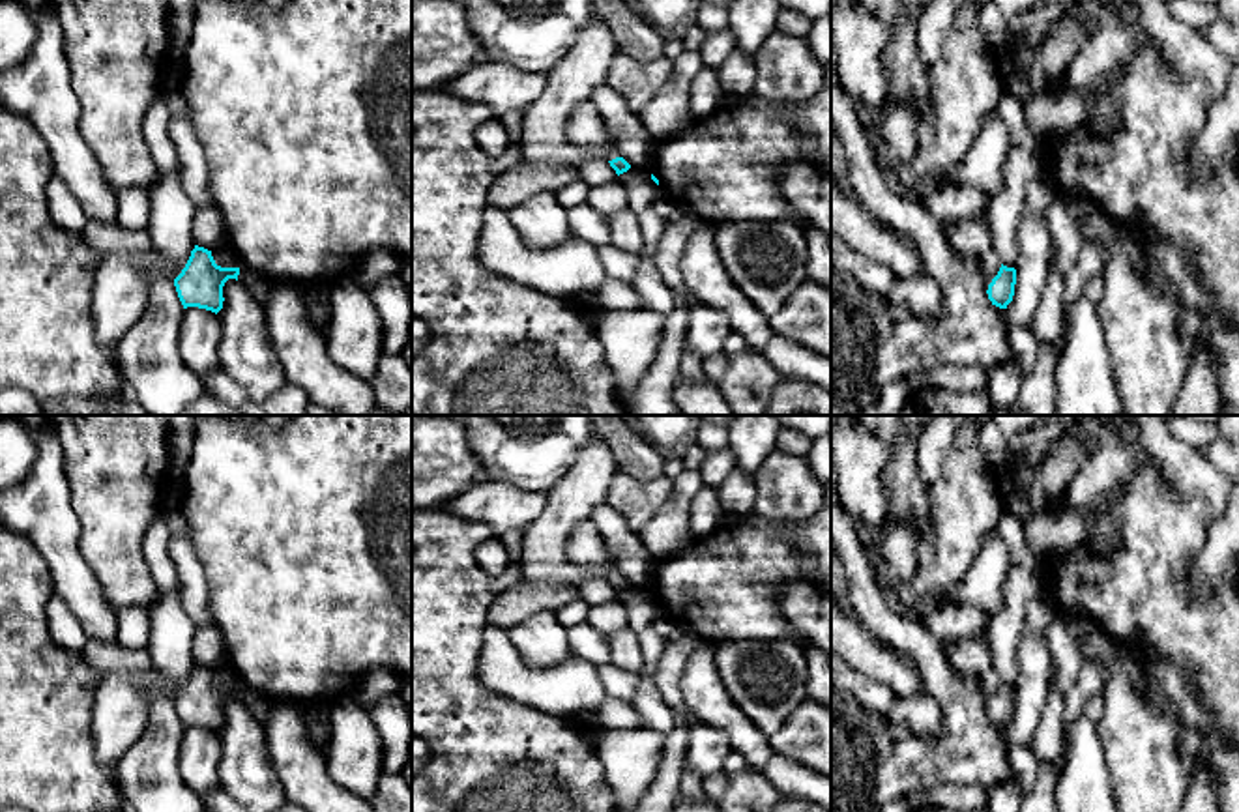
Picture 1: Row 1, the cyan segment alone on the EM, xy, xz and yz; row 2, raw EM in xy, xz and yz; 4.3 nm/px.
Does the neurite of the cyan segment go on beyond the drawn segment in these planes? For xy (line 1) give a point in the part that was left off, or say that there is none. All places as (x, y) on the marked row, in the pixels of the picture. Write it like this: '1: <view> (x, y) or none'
1: none

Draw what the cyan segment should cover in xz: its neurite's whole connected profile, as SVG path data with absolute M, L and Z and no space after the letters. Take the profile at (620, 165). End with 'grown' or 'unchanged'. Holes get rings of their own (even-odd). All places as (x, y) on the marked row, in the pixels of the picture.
M586 99L576 107L573 116L567 120L567 137L575 146L603 150L618 176L631 168L631 165L610 146L606 125L597 114L591 99Z; grown

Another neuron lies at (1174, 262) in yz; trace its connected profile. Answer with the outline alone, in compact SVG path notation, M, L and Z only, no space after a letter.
M1172 239L1144 243L1144 251L1179 288L1181 305L1192 309L1209 324L1230 327L1230 324L1217 312L1209 292L1200 283L1200 271L1190 264L1187 253L1183 253Z

